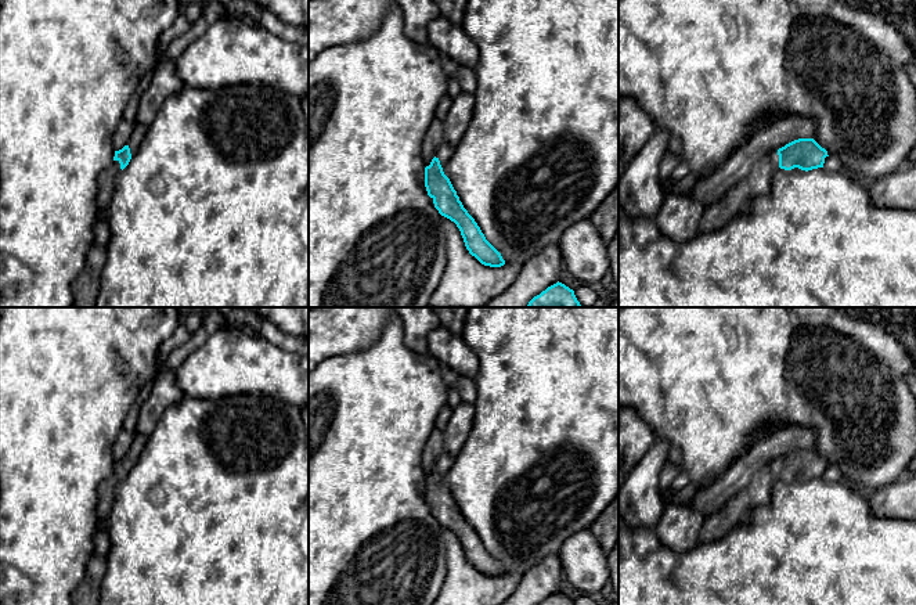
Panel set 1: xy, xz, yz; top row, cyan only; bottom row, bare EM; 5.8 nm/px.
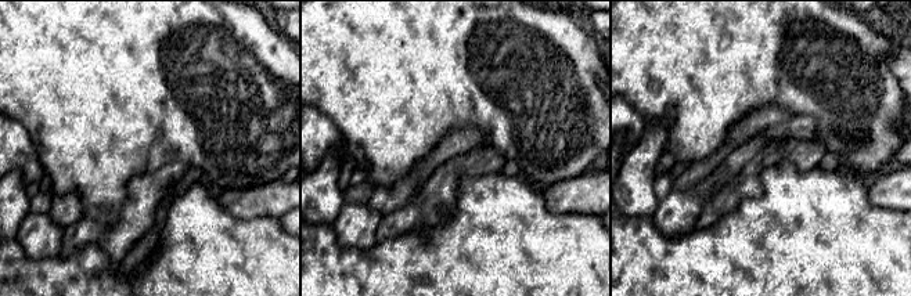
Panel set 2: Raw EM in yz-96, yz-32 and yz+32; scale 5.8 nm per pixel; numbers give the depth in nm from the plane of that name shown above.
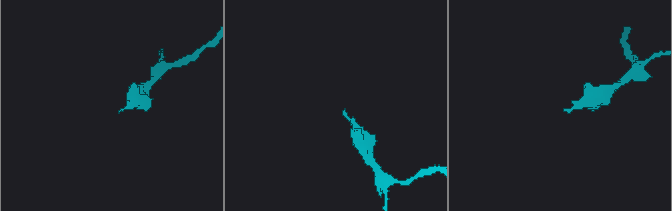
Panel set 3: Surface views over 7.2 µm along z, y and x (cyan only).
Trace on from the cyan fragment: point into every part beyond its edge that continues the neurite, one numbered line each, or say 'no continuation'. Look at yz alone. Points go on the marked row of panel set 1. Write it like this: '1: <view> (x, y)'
1: yz (738, 201)

